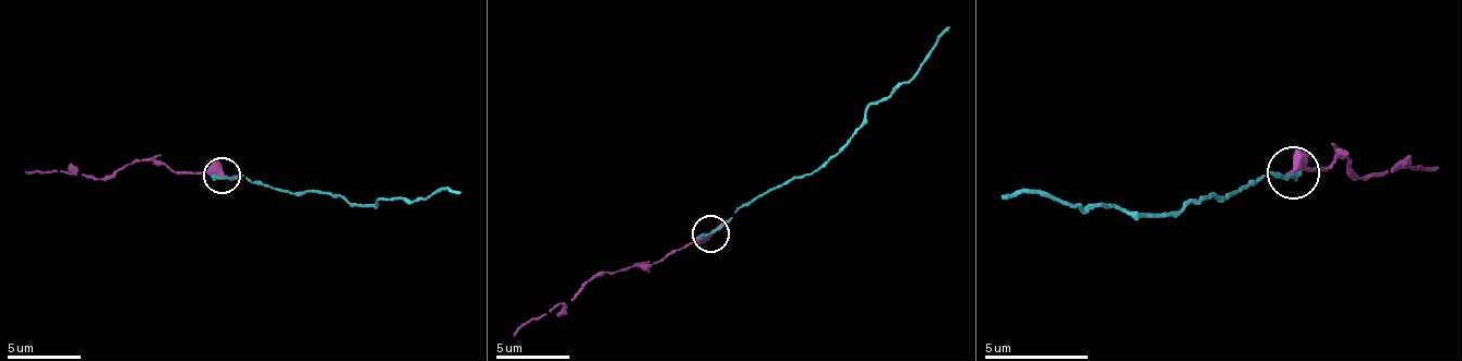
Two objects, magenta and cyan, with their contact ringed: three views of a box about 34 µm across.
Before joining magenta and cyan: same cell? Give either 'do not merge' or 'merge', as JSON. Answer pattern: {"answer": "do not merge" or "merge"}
{"answer": "merge"}

